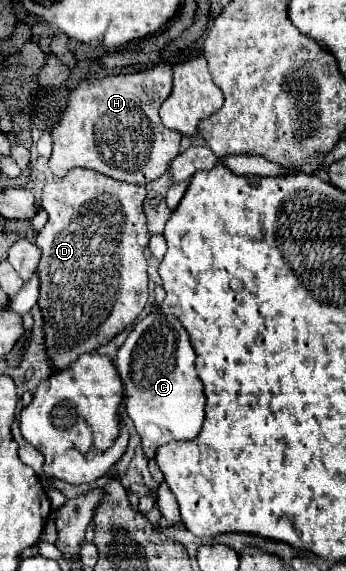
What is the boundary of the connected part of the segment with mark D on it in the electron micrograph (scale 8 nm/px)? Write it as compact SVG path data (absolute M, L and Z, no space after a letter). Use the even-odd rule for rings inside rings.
M83 168L69 170L61 180L45 184L43 210L49 214L49 222L37 236L37 246L41 248L39 308L45 318L45 348L57 370L67 368L81 354L107 344L125 328L125 320L133 322L143 312L149 298L145 258L149 232L143 216L143 200L143 184L119 182Z

